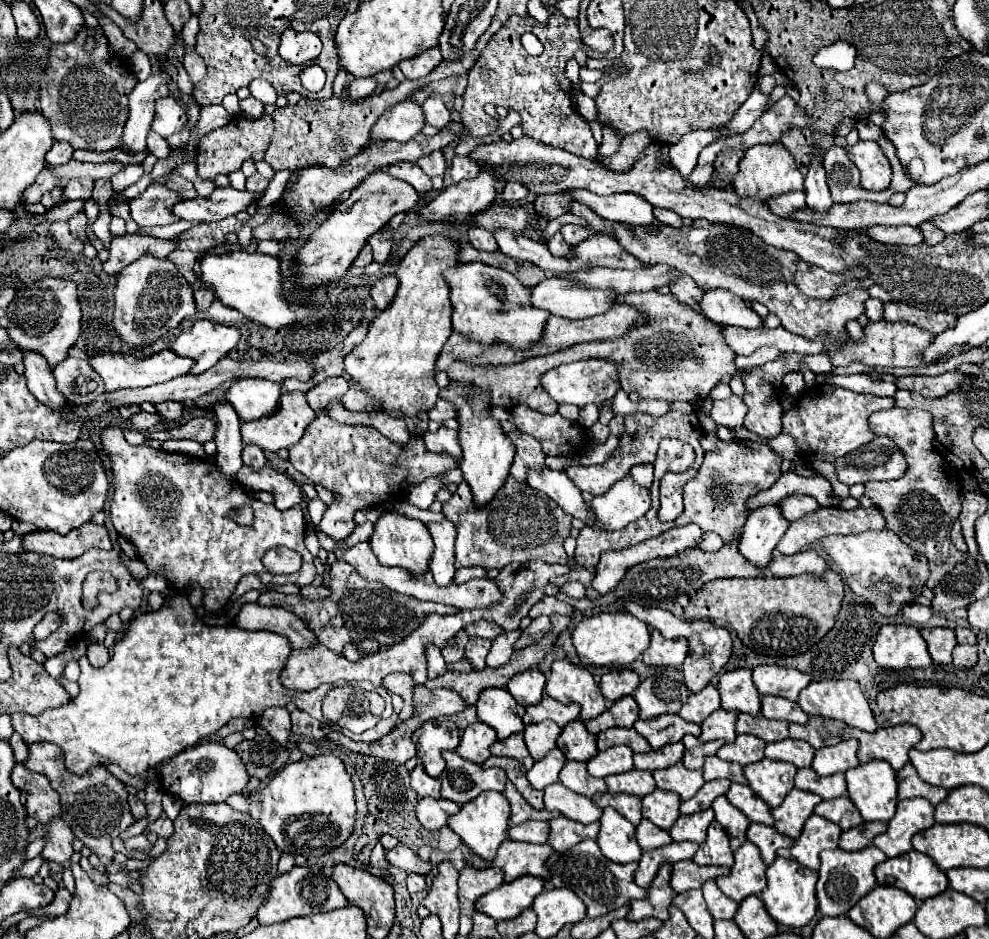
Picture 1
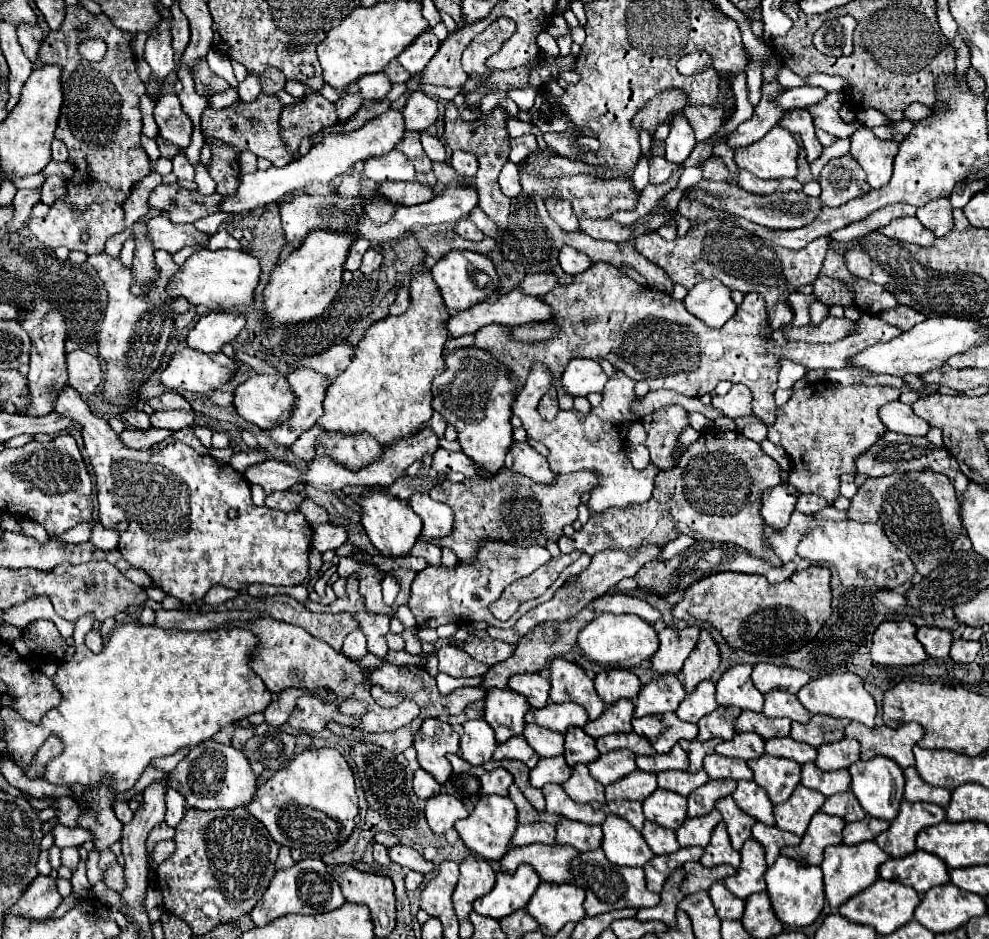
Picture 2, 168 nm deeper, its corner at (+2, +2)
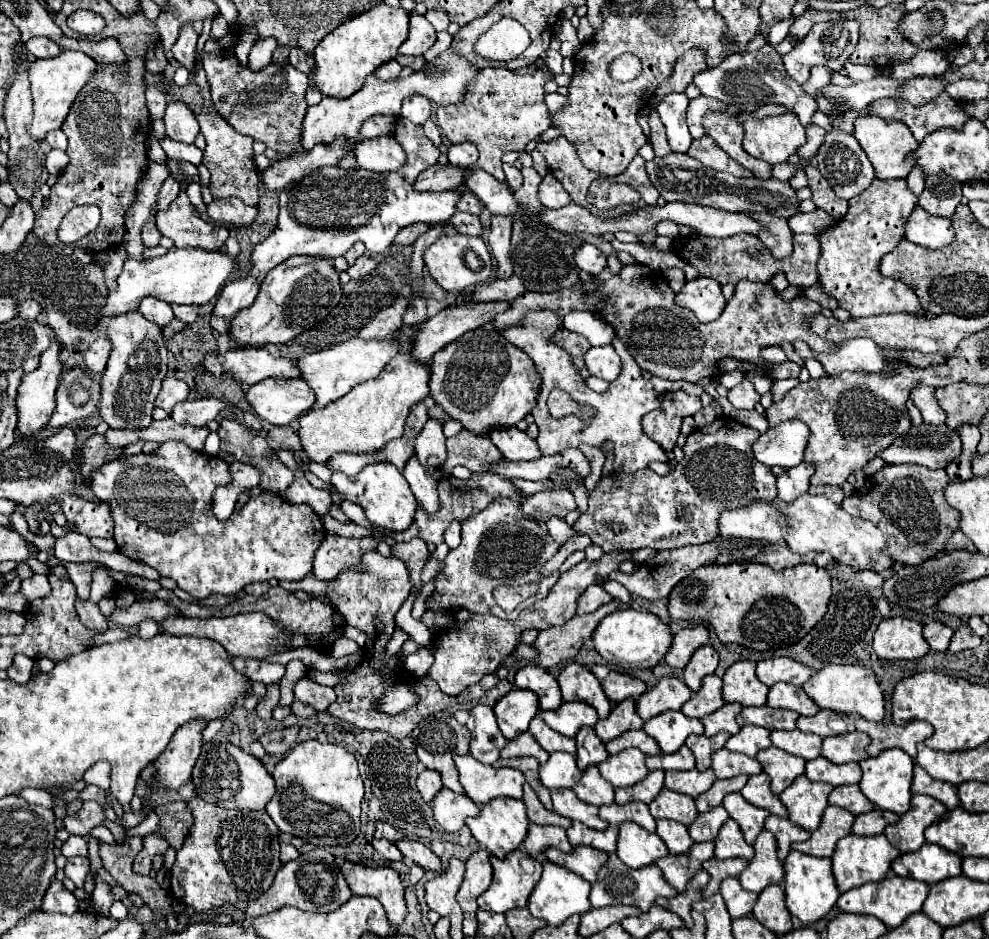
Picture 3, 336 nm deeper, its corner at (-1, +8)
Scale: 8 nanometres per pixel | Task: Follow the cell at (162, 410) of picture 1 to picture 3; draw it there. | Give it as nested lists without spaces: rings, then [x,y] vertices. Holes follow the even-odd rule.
[[[166,377],[164,383],[162,383],[162,389],[156,397],[156,407],[162,407],[168,415],[172,413],[172,407],[180,401],[184,401],[188,397],[190,389],[184,381],[180,379],[172,379],[172,377]]]

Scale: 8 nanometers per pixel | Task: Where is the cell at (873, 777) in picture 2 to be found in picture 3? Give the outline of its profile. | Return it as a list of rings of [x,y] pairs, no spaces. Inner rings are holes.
[[[886,749],[882,751],[878,757],[868,757],[860,763],[862,767],[862,781],[860,781],[860,789],[862,793],[878,807],[878,809],[886,809],[886,811],[894,811],[898,815],[904,815],[910,807],[910,799],[912,799],[912,769],[914,769],[914,761],[908,757],[908,753],[904,753],[902,749]]]

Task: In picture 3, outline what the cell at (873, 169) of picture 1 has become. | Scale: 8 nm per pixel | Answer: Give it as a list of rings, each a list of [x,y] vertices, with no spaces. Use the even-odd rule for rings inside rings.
[[[876,115],[858,117],[854,123],[854,137],[858,139],[862,149],[866,151],[870,163],[874,165],[878,179],[900,179],[900,177],[904,179],[912,171],[914,163],[912,163],[912,159],[908,159],[908,155],[916,151],[918,141],[912,137],[912,133],[908,131],[908,127],[904,123],[884,121]]]

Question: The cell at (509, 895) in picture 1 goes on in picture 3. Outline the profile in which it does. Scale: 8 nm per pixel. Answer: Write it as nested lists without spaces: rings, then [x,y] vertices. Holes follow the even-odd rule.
[[[514,851],[506,859],[490,857],[490,863],[494,867],[494,879],[492,879],[492,885],[478,897],[480,909],[494,911],[494,913],[506,913],[514,907],[526,907],[528,905],[528,897],[530,897],[532,889],[536,887],[536,883],[540,881],[542,863],[538,863],[538,861],[536,863],[520,863],[522,857],[526,857],[526,853],[522,853],[522,851]]]

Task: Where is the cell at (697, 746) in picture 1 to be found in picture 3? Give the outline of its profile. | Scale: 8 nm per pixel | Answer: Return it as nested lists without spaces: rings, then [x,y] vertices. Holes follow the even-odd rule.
[[[718,733],[712,739],[708,739],[704,735],[700,735],[700,737],[688,737],[686,739],[686,747],[696,757],[696,769],[698,771],[704,771],[704,769],[708,769],[712,765],[712,761],[710,761],[712,753],[718,751],[718,749],[722,749],[724,743],[728,741],[728,737],[730,737],[730,733]]]

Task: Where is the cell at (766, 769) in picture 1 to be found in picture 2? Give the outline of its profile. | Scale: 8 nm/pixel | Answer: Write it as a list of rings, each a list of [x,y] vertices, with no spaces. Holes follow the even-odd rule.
[[[763,755],[759,759],[747,761],[753,771],[753,781],[765,789],[773,805],[785,803],[793,789],[799,785],[801,765],[791,759],[779,759],[773,755]]]

